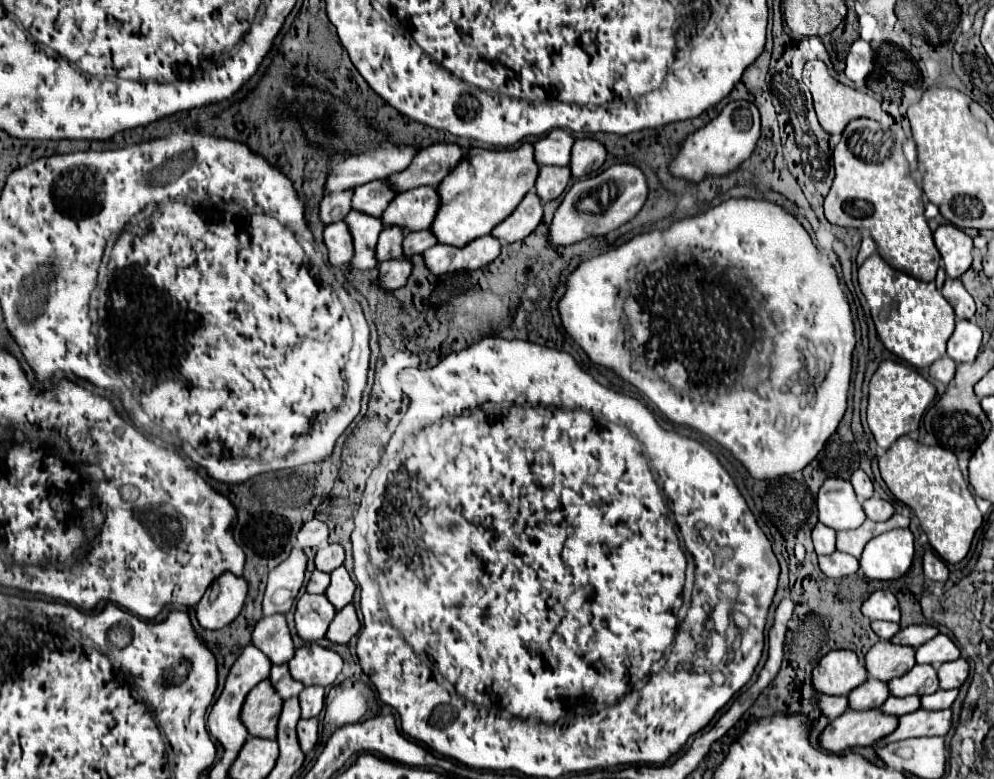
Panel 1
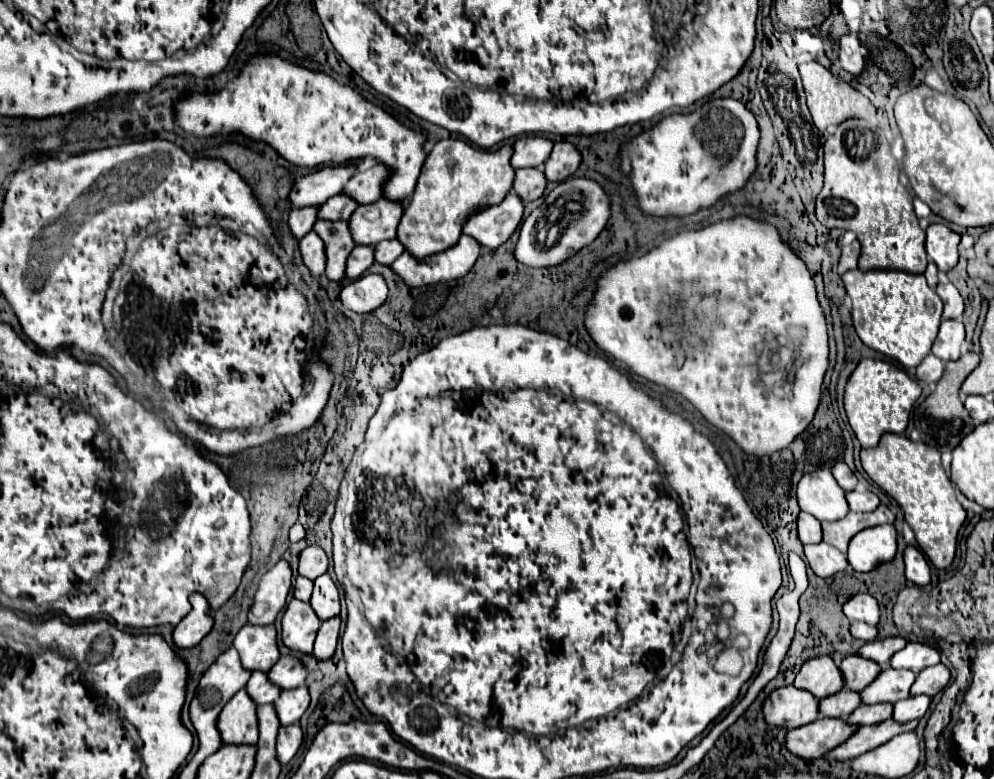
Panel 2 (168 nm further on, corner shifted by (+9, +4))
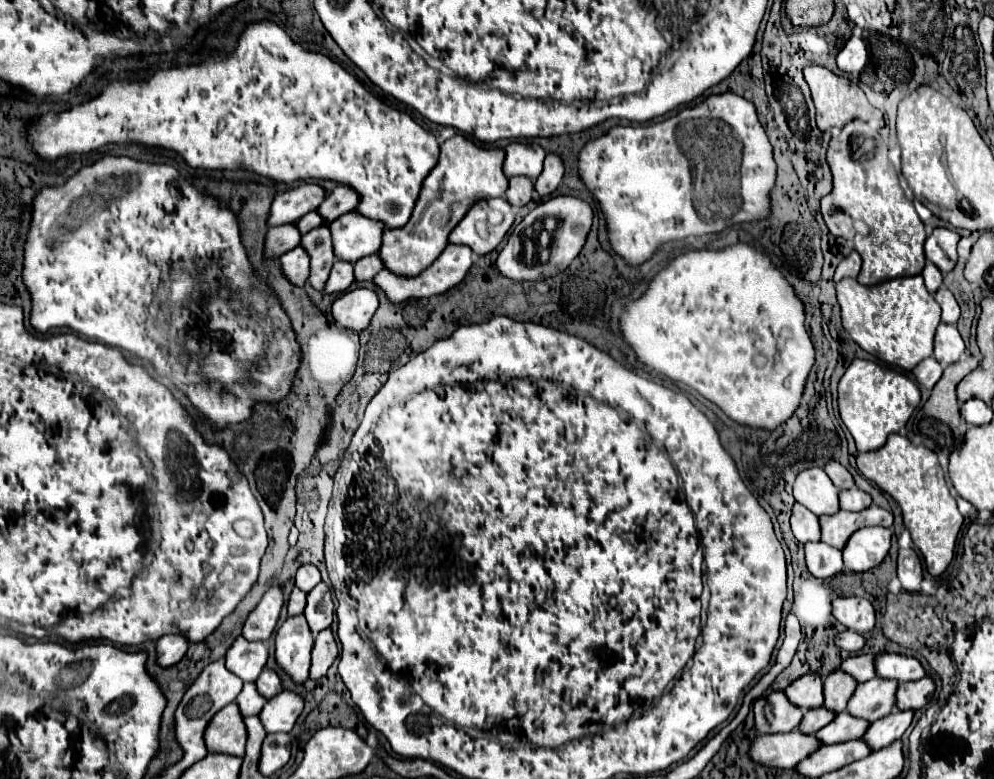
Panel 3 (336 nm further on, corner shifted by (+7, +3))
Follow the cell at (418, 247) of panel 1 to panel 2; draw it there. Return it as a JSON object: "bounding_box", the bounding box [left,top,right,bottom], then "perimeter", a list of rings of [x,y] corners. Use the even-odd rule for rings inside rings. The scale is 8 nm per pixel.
{"bounding_box":[375,239,403,265],"perimeter":[[[391,239],[391,241],[381,241],[379,245],[375,245],[375,263],[381,265],[391,265],[399,255],[403,253],[403,245],[399,245],[399,241]]]}

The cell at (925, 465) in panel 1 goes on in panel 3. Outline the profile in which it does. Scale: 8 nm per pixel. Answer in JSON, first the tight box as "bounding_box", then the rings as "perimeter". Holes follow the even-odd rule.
{"bounding_box":[857,434,963,576],"perimeter":[[[891,434],[879,450],[857,454],[859,472],[875,482],[883,492],[899,502],[903,510],[903,522],[911,532],[915,546],[921,550],[927,562],[927,570],[933,576],[939,576],[953,560],[957,534],[963,524],[963,516],[957,510],[955,498],[949,494],[945,484],[945,472],[939,466],[937,454],[929,448],[911,444],[909,438]]]}

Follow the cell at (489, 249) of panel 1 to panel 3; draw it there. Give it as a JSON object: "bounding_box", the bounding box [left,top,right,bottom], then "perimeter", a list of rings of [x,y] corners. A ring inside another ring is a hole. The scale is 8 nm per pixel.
{"bounding_box":[373,244,473,304],"perimeter":[[[449,244],[449,246],[443,250],[443,254],[441,254],[427,270],[423,270],[423,272],[417,274],[417,276],[397,276],[397,274],[393,274],[391,270],[385,270],[385,268],[383,268],[373,280],[375,280],[377,286],[381,286],[381,288],[385,290],[385,294],[389,296],[389,300],[395,302],[395,304],[399,304],[399,302],[403,302],[403,300],[409,300],[409,298],[427,298],[427,296],[443,294],[443,292],[447,292],[449,288],[457,286],[457,284],[467,276],[469,268],[471,268],[471,264],[473,264],[471,256],[473,256],[473,252],[469,250],[469,246],[465,246],[465,244]]]}

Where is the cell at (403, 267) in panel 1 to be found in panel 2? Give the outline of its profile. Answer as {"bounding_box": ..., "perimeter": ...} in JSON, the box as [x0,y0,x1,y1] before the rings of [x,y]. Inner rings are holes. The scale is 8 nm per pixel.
{"bounding_box":[339,273,387,313],"perimeter":[[[367,273],[345,285],[339,293],[339,303],[353,313],[371,313],[387,299],[387,285],[381,275]]]}

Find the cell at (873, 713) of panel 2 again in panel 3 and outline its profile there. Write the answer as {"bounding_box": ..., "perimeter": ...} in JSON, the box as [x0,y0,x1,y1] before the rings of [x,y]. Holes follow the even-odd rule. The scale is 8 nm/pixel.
{"bounding_box":[817,710,869,744],"perimeter":[[[843,710],[841,714],[835,716],[835,720],[831,724],[827,724],[825,728],[821,728],[817,732],[817,738],[823,744],[841,744],[841,742],[861,738],[865,734],[867,726],[869,726],[869,722],[861,722],[861,718],[853,718],[847,710]]]}

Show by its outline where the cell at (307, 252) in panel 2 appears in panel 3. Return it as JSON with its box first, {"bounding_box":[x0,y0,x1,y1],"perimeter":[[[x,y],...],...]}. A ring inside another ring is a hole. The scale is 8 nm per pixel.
{"bounding_box":[281,246,309,286],"perimeter":[[[303,246],[285,252],[281,256],[281,266],[289,282],[293,282],[295,286],[305,286],[309,278],[309,254],[305,254]]]}

